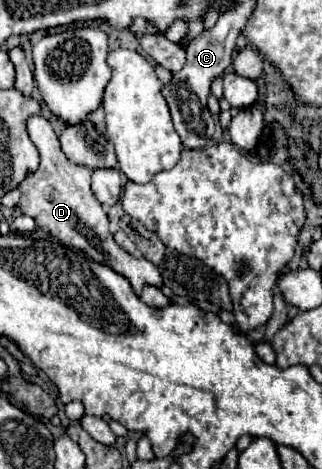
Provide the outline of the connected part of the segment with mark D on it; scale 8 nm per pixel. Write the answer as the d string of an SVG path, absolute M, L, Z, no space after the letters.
M32 115L26 123L26 127L28 127L28 135L32 139L32 143L36 145L36 149L40 153L40 167L36 173L28 175L24 179L24 183L20 183L22 197L20 197L18 205L20 205L22 213L32 217L36 221L36 225L46 235L56 237L66 247L84 251L96 263L108 265L116 273L124 275L130 281L136 295L140 295L144 285L152 285L152 287L160 289L162 287L160 271L148 259L144 259L144 257L136 259L134 255L130 255L128 251L124 251L122 247L116 245L112 233L108 231L106 211L98 203L98 199L92 195L92 189L90 189L92 171L88 167L74 165L66 159L66 155L60 149L60 141L58 141L54 129L46 119L42 119L40 115Z

